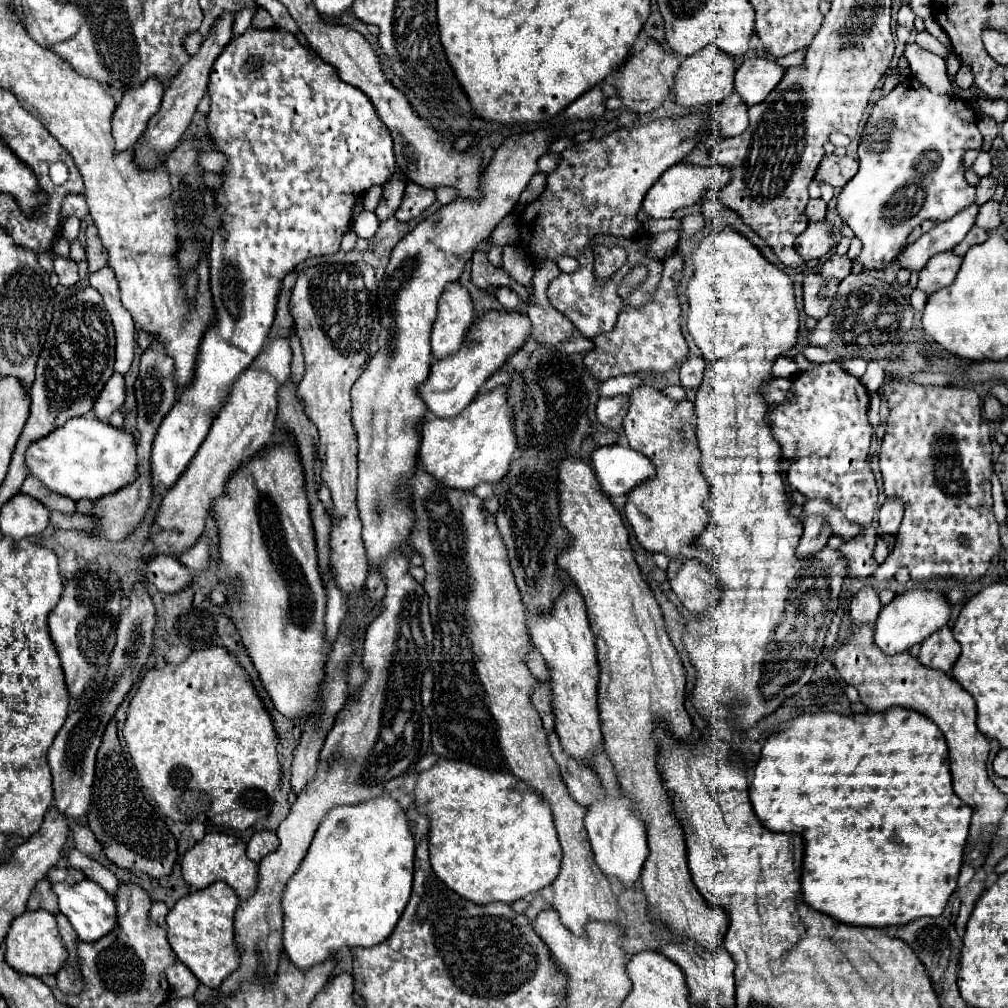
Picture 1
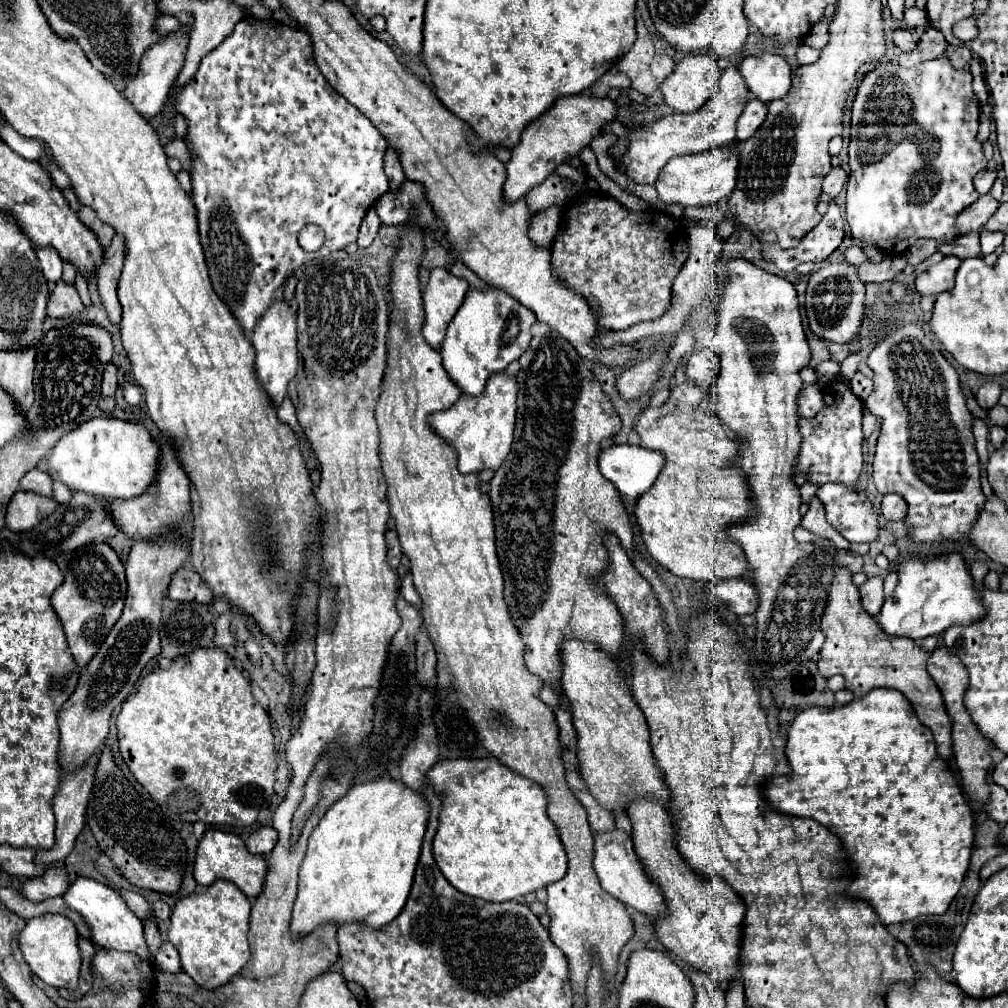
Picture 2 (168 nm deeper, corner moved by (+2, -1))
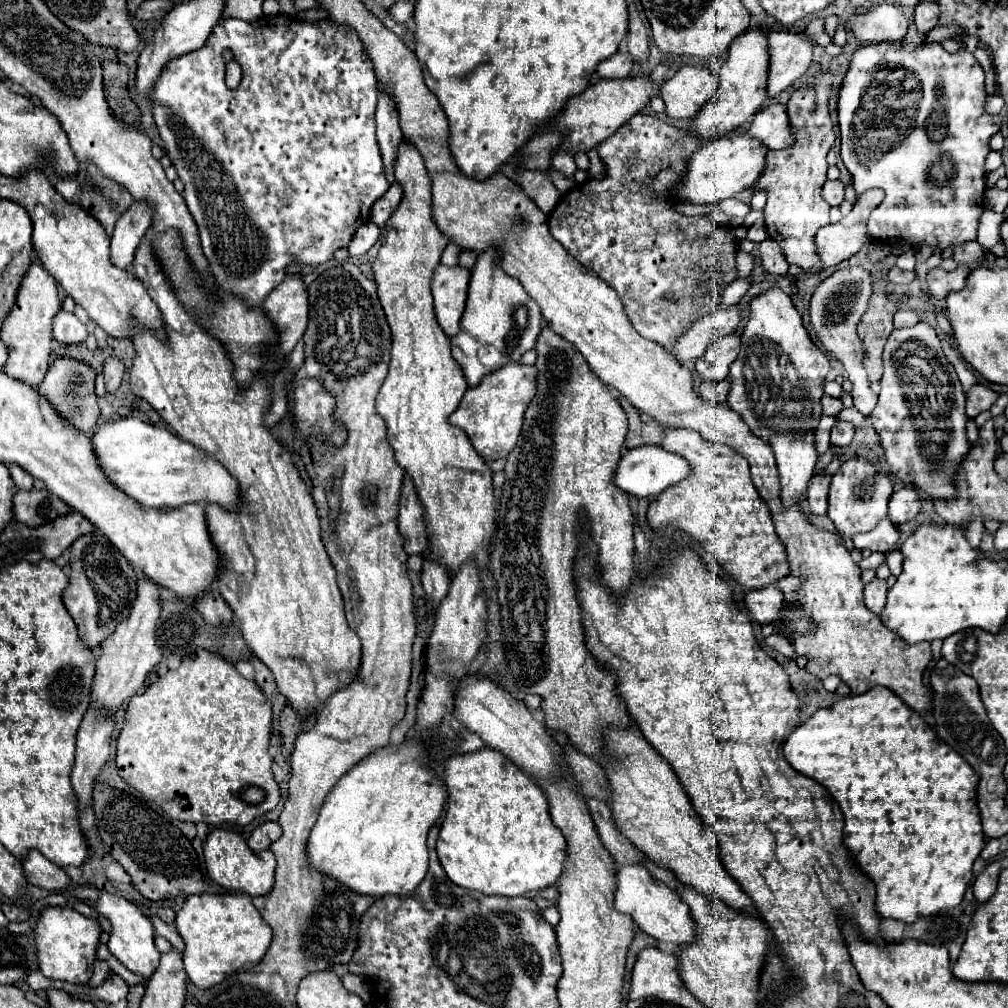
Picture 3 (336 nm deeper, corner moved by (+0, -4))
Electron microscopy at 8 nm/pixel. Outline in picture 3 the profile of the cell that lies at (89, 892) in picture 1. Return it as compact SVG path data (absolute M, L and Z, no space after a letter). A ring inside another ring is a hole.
M106 891L100 893L98 901L90 901L88 905L94 907L102 917L106 917L112 923L112 933L110 933L110 941L108 941L110 953L132 973L142 975L142 979L150 979L160 961L160 953L154 945L154 929L152 929L150 919L128 899L124 899L120 895L110 895Z

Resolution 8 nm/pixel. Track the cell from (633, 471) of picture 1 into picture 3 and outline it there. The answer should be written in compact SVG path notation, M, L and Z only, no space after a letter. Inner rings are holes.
M642 445L636 449L630 449L624 453L624 457L620 459L620 465L616 469L616 477L614 483L634 495L634 497L646 497L646 499L654 499L658 497L662 491L666 491L670 485L680 483L682 479L686 479L690 475L690 465L686 463L686 459L682 459L676 453L670 453L658 445Z

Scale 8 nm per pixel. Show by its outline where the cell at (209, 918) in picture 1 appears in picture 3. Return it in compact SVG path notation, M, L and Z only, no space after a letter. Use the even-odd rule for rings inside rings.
M244 893L188 895L176 913L174 925L186 943L186 973L198 989L210 989L240 967L258 963L272 939L270 927L266 927L266 921L258 915L250 895Z

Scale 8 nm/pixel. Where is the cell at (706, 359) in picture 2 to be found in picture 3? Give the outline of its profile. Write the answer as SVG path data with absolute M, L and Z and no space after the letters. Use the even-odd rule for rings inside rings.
M730 333L716 343L712 343L702 357L696 359L696 371L702 379L720 381L730 373L730 363L738 357L740 351L740 333Z

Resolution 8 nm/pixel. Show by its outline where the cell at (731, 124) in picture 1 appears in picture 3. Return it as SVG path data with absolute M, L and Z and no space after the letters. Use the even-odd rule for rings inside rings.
M770 105L760 109L754 115L754 121L748 133L760 139L770 149L790 147L790 143L794 143L794 135L790 131L790 119L786 115L784 105Z

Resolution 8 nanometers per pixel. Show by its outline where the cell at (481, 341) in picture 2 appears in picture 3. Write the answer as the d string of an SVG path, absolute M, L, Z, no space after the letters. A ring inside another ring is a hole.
M494 247L480 253L476 259L476 265L472 269L468 301L466 301L466 309L464 309L464 315L460 321L460 333L454 339L450 339L452 341L452 357L462 367L466 383L470 387L476 387L486 373L492 373L506 363L520 361L520 357L536 345L540 331L542 331L542 313L540 313L538 303L524 291L522 283L516 277L510 277L508 273L504 273L500 253Z

